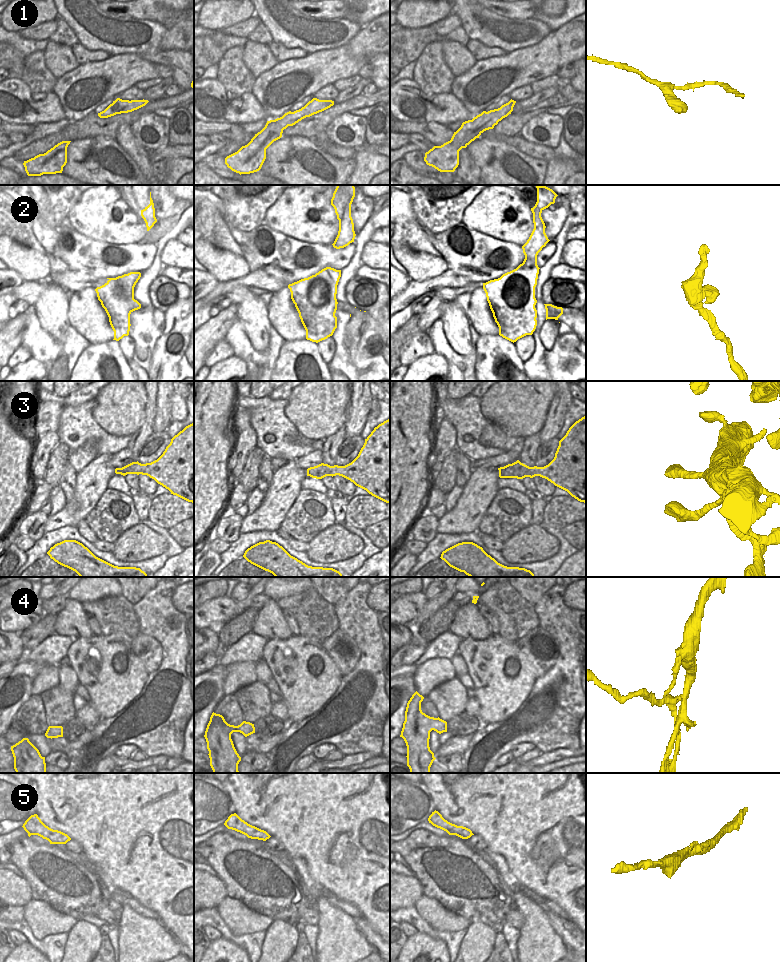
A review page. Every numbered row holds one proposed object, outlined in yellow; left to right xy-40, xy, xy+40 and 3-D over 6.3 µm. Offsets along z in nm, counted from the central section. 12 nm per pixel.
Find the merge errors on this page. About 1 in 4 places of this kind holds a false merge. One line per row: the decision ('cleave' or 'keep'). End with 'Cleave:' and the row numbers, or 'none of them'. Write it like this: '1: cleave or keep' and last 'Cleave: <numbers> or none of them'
1: keep
2: cleave
3: keep
4: keep
5: keep
Cleave: 2

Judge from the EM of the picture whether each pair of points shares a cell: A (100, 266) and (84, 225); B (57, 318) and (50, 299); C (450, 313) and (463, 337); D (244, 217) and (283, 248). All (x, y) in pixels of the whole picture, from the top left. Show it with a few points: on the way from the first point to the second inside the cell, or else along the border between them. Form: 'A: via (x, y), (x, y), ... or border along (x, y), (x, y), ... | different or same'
A: border along (69, 225), (89, 238), (112, 244) | different
B: via (52, 313), (52, 304) | same
C: via (453, 319), (457, 331) | same
D: border along (264, 223), (249, 232) | different

